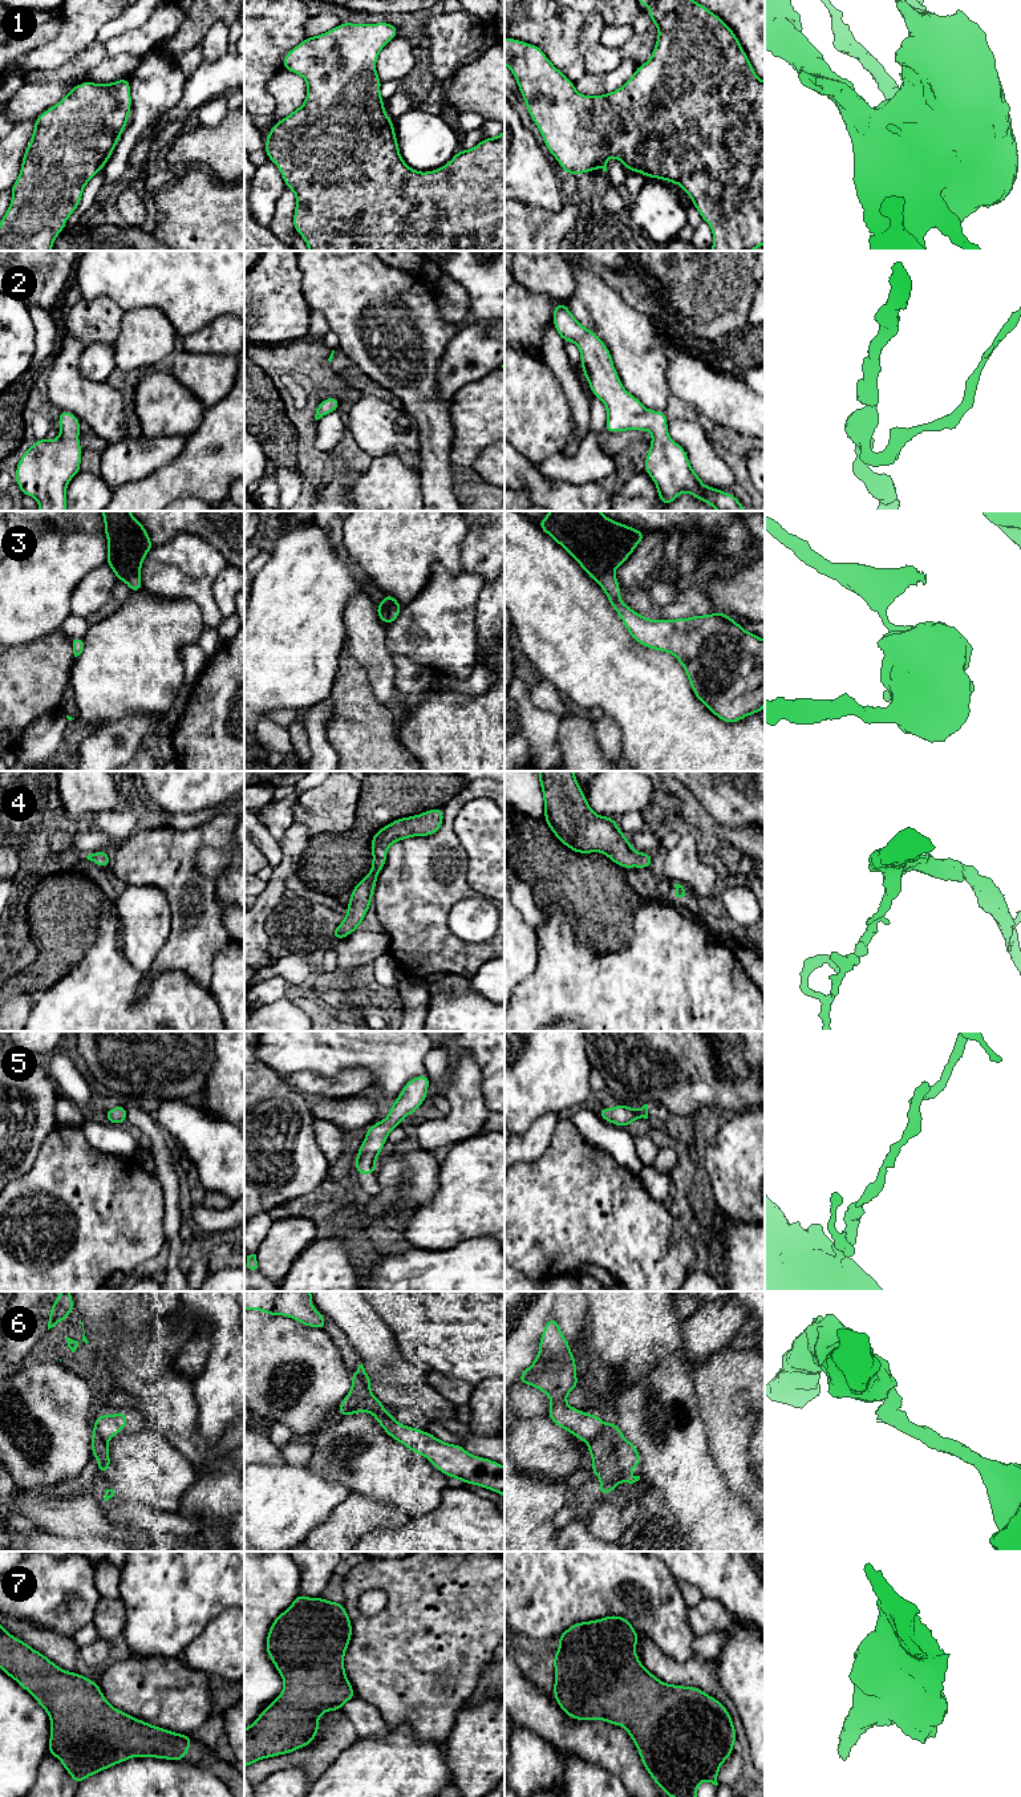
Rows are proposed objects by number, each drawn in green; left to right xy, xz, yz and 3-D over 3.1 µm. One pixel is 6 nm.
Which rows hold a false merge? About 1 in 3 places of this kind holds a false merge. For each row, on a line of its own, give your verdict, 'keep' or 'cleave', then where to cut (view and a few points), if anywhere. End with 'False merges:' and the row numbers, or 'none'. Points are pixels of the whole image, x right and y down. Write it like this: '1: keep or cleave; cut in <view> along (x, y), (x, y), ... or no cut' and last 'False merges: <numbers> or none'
1: keep; no cut
2: keep; no cut
3: keep; no cut
4: keep; no cut
5: keep; no cut
6: cleave; cut in yz along (603, 1424), (587, 1441)
7: keep; no cut
False merges: 6

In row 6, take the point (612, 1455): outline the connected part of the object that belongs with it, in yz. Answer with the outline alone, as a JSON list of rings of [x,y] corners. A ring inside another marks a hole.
[[[608,1423],[587,1441],[589,1455],[592,1457],[591,1472],[595,1473],[601,1482],[599,1492],[605,1496],[616,1489],[617,1482],[633,1484],[640,1476],[632,1476],[632,1468],[641,1467],[643,1460],[637,1448],[627,1440],[617,1423]]]

